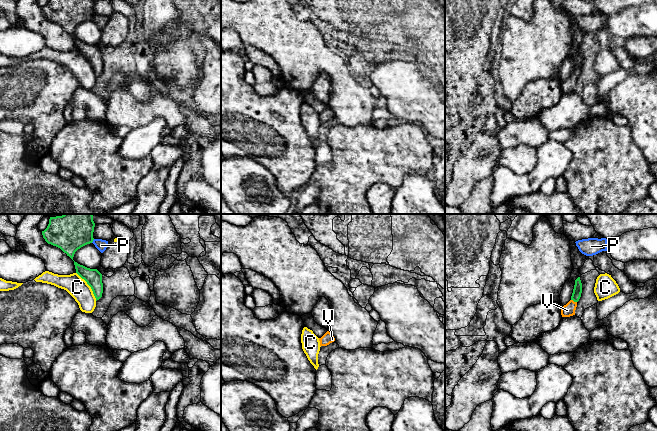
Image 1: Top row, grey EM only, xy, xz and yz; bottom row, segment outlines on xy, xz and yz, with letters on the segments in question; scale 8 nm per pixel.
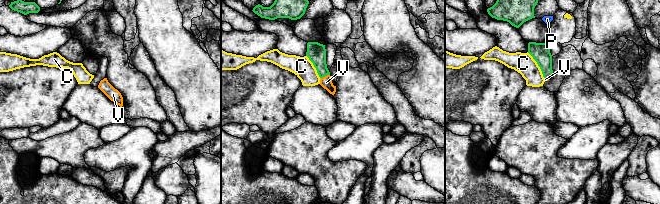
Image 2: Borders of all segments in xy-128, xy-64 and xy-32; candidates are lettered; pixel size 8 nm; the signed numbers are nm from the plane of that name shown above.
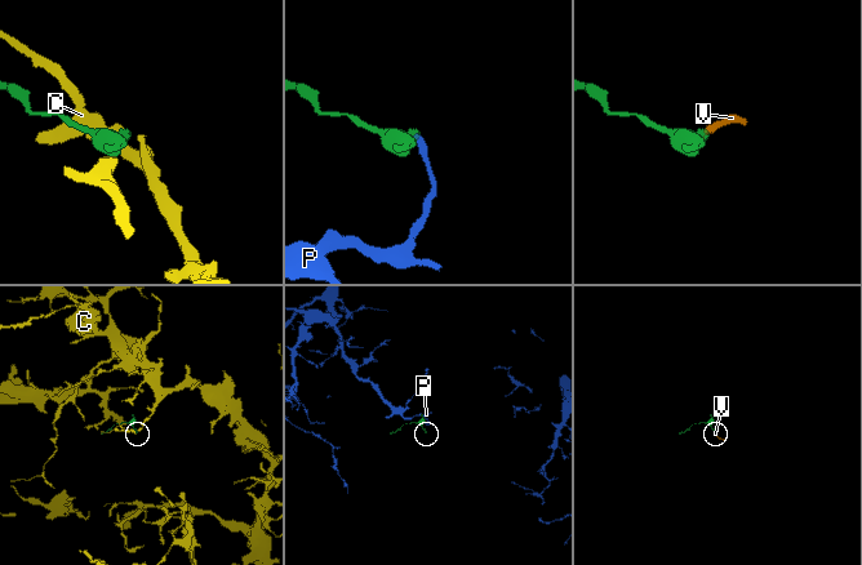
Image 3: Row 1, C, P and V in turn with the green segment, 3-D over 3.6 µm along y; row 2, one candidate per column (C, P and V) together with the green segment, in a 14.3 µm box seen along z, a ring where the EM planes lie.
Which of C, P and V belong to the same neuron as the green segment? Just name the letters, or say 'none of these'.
V

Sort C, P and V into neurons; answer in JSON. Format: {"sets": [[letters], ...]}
{"sets": [["C"], ["P"], ["V"]]}

